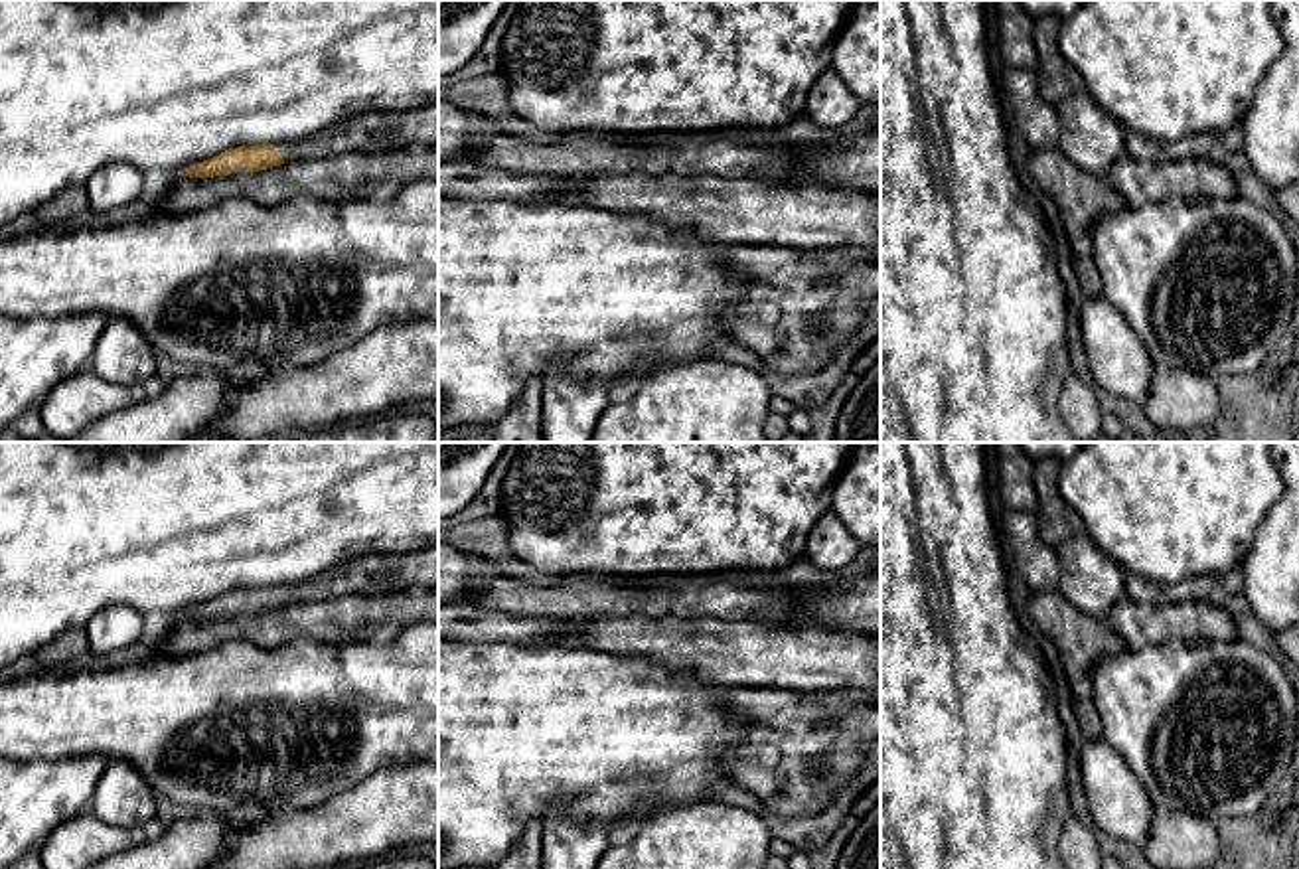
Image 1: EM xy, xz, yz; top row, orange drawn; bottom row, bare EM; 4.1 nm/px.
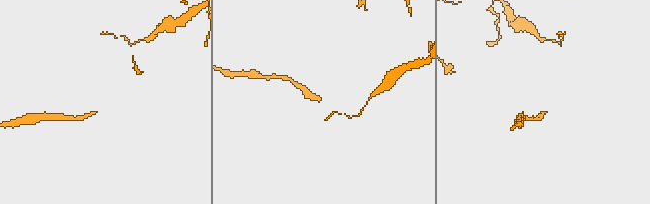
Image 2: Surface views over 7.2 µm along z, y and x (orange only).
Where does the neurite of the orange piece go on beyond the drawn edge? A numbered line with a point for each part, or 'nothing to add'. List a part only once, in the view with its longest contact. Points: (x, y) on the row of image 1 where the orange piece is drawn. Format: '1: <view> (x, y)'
1: xy (395, 133)

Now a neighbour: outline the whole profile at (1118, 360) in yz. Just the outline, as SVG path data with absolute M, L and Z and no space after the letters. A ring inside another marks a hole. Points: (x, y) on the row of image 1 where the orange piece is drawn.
M1100 294L1084 298L1080 324L1096 383L1123 407L1143 405L1155 367L1129 322Z

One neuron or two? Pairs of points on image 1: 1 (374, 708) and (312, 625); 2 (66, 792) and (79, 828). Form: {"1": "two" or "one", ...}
{"1": "two", "2": "two"}

